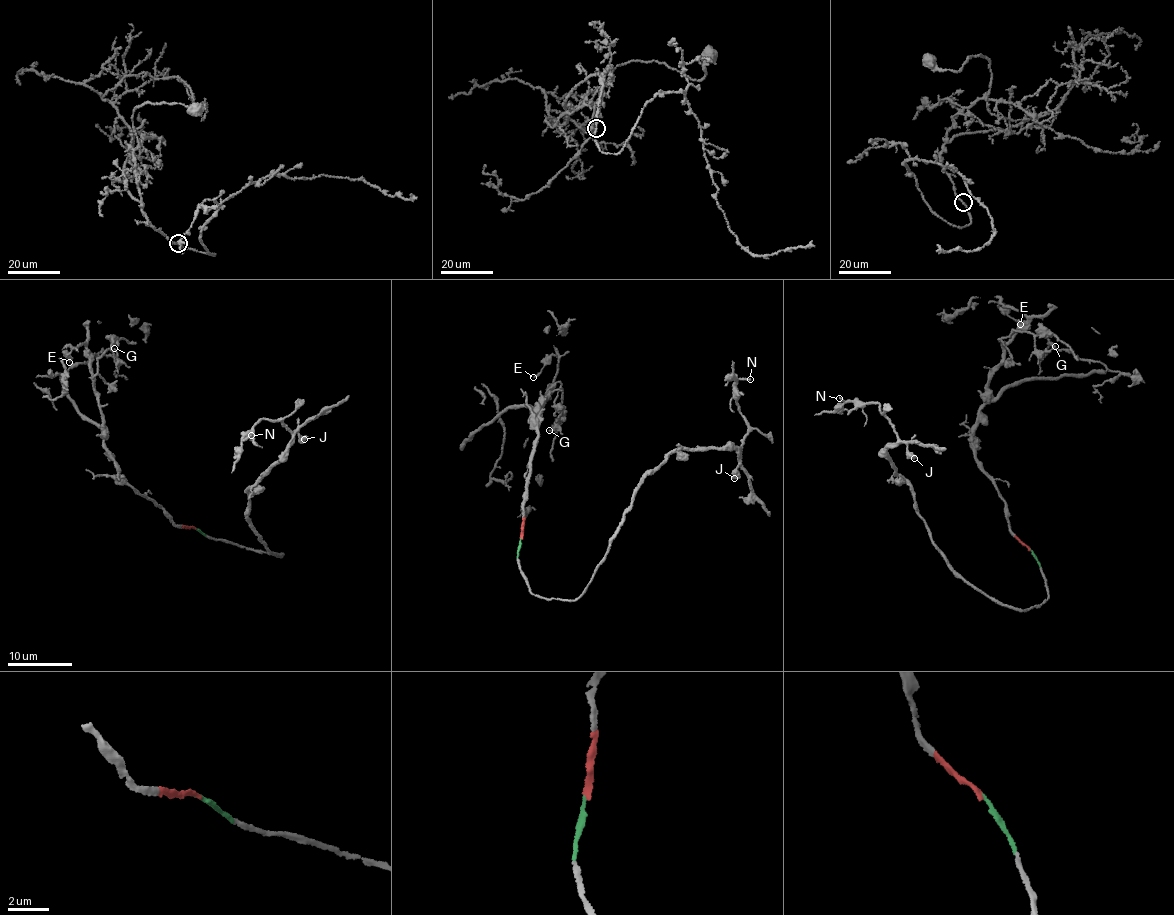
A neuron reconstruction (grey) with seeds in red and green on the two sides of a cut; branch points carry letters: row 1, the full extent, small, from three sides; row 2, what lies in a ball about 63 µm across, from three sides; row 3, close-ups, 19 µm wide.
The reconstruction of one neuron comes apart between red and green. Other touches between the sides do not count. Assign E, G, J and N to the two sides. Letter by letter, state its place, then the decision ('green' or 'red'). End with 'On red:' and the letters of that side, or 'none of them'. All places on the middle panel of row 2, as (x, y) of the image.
E: at (533, 377); red
G: at (549, 430); red
J: at (734, 478); green
N: at (750, 379); green
On red: E, G

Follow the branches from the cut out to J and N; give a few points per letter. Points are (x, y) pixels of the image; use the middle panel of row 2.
J: (522, 538), (530, 592), (573, 600), (666, 457), (728, 446), (738, 459), (734, 479)
N: (522, 538), (530, 592), (583, 593), (666, 457), (742, 453), (736, 382), (750, 380)

